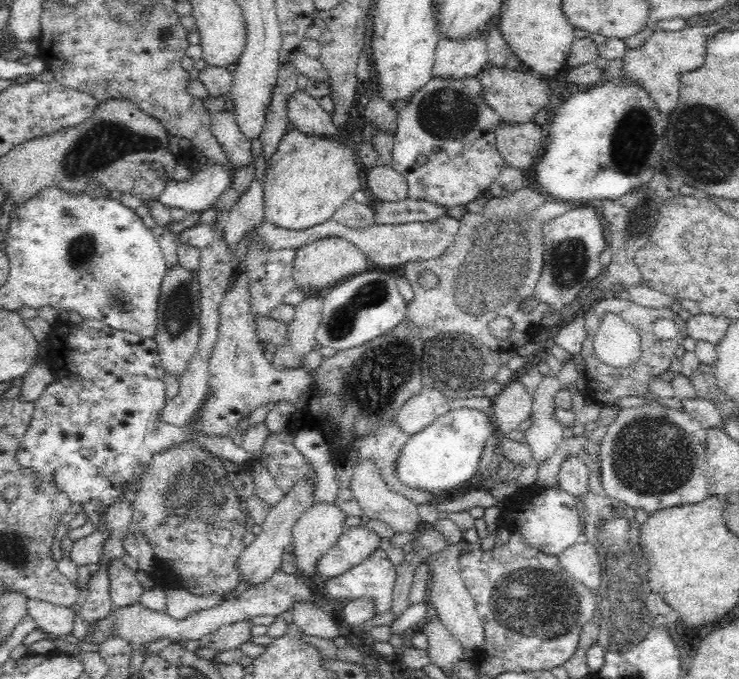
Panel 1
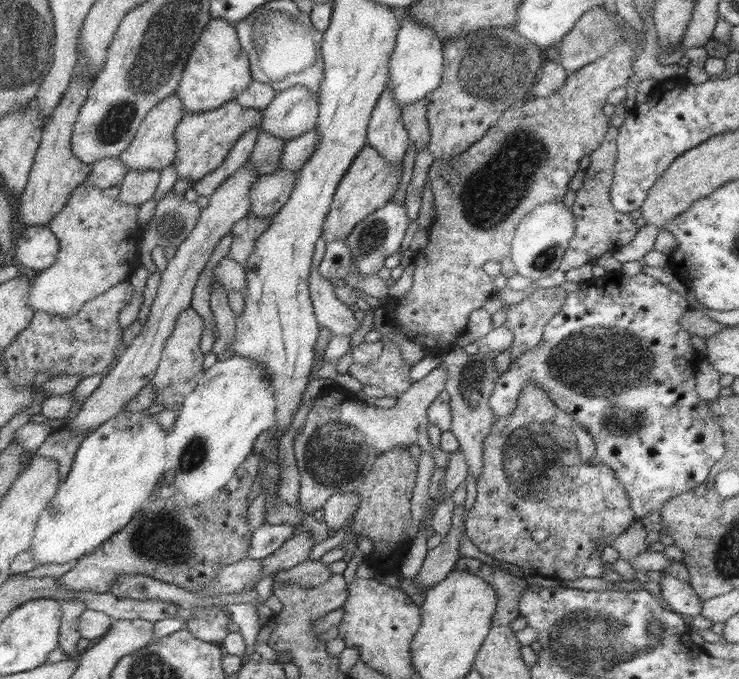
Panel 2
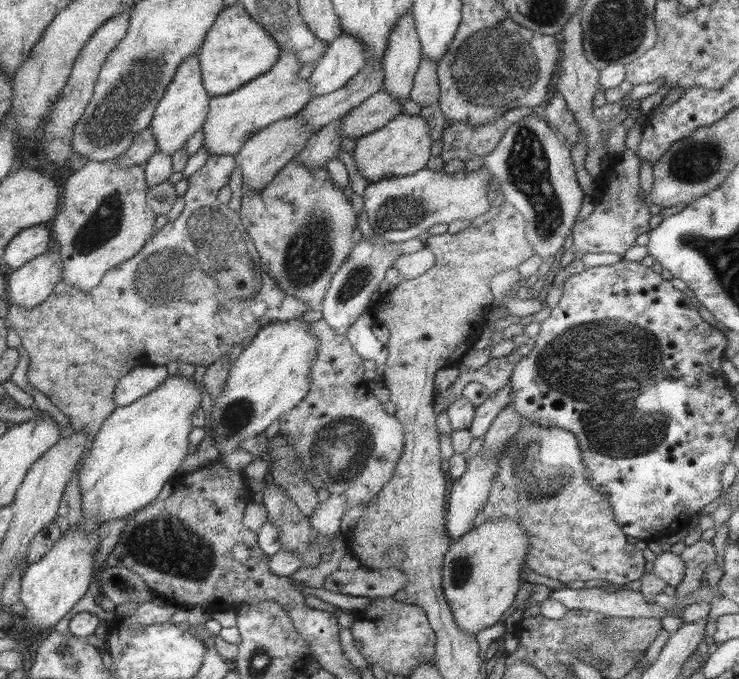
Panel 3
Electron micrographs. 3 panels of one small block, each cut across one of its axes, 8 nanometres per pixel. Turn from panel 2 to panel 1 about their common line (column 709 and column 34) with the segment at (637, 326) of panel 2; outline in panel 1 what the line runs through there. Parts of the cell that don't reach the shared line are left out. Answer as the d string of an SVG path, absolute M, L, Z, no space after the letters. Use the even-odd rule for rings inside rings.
M83 320L78 325L67 321L61 328L52 327L47 339L42 361L49 364L54 378L34 401L34 416L22 438L16 460L22 467L32 469L34 474L40 473L44 479L54 481L72 503L84 504L97 498L100 500L99 509L106 510L121 493L124 481L128 481L132 487L130 496L135 496L143 468L153 454L186 439L206 447L224 460L249 462L250 453L237 446L231 436L208 436L202 431L192 432L190 428L172 426L159 420L159 412L168 398L165 396L163 379L165 370L154 337L144 338L125 330L114 330L99 320Z

